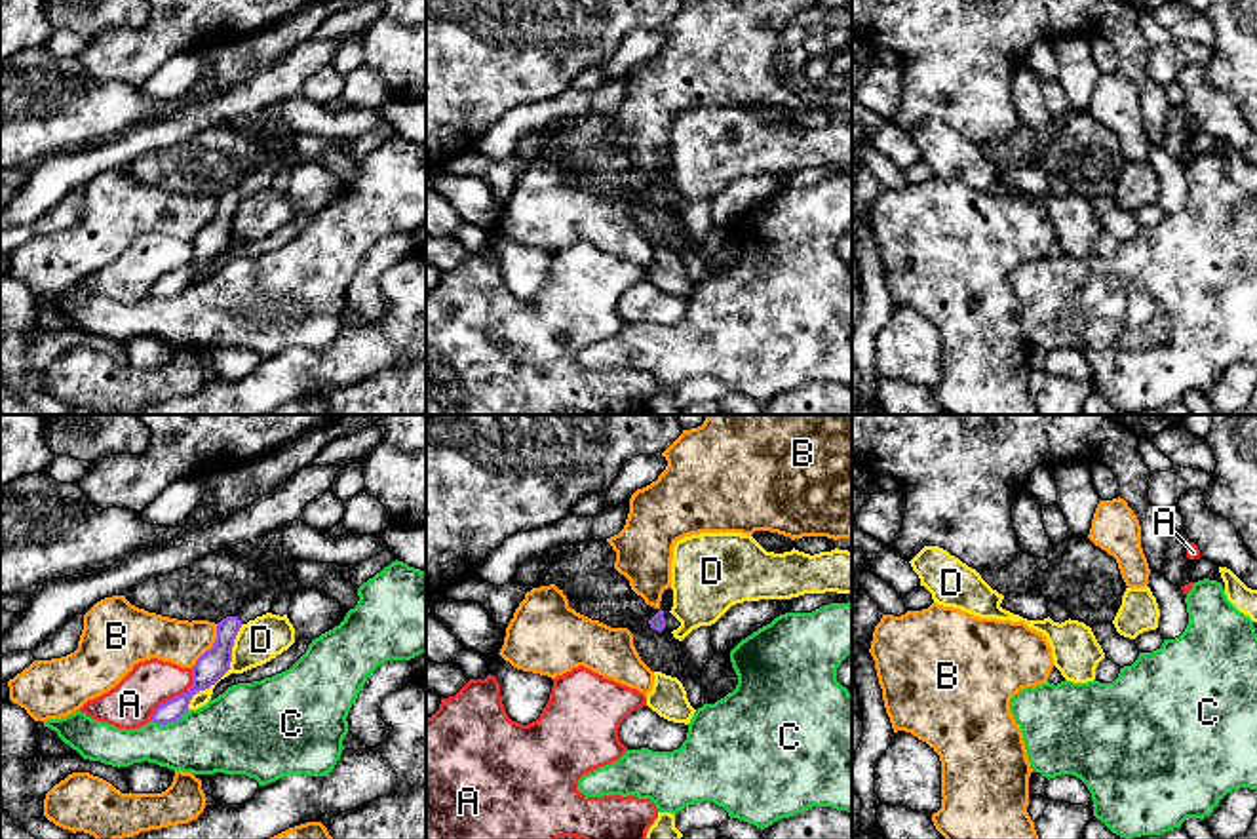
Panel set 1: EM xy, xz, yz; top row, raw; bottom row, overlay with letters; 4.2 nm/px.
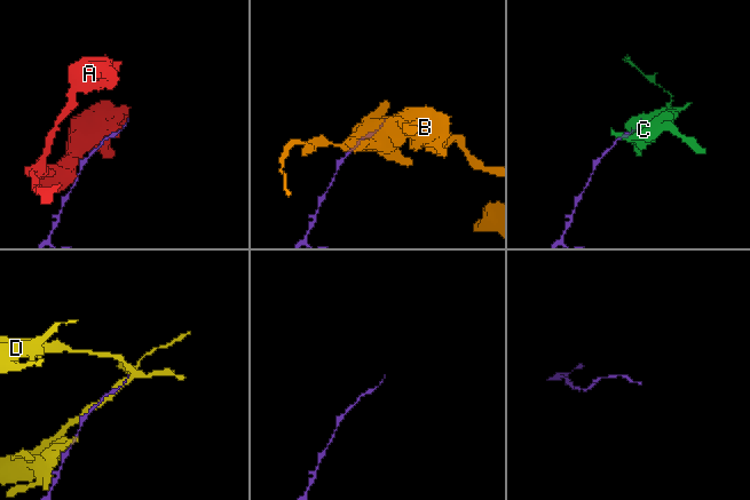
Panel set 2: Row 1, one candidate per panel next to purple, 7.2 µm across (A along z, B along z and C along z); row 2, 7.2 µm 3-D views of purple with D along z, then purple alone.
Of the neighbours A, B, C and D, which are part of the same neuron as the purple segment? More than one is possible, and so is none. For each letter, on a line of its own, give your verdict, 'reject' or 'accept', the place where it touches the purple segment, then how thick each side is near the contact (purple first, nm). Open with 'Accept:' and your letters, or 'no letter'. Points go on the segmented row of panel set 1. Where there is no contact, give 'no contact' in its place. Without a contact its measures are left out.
Accept: no letter
A: reject; meets purple in xy at (175, 697); 120 nm thick on the purple side, 200 nm on the other
B: reject; meets purple in xy at (212, 647); 120 nm thick on the purple side, 190 nm on the other
C: reject; meets purple in xy at (168, 721); 100 nm thick on the purple side, 320 nm on the other
D: reject; meets purple in xy at (227, 670); 120 nm thick on the purple side, 190 nm on the other

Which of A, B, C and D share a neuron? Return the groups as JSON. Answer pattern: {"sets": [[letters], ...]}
{"sets": [["A"], ["B"], ["C"], ["D"]]}

